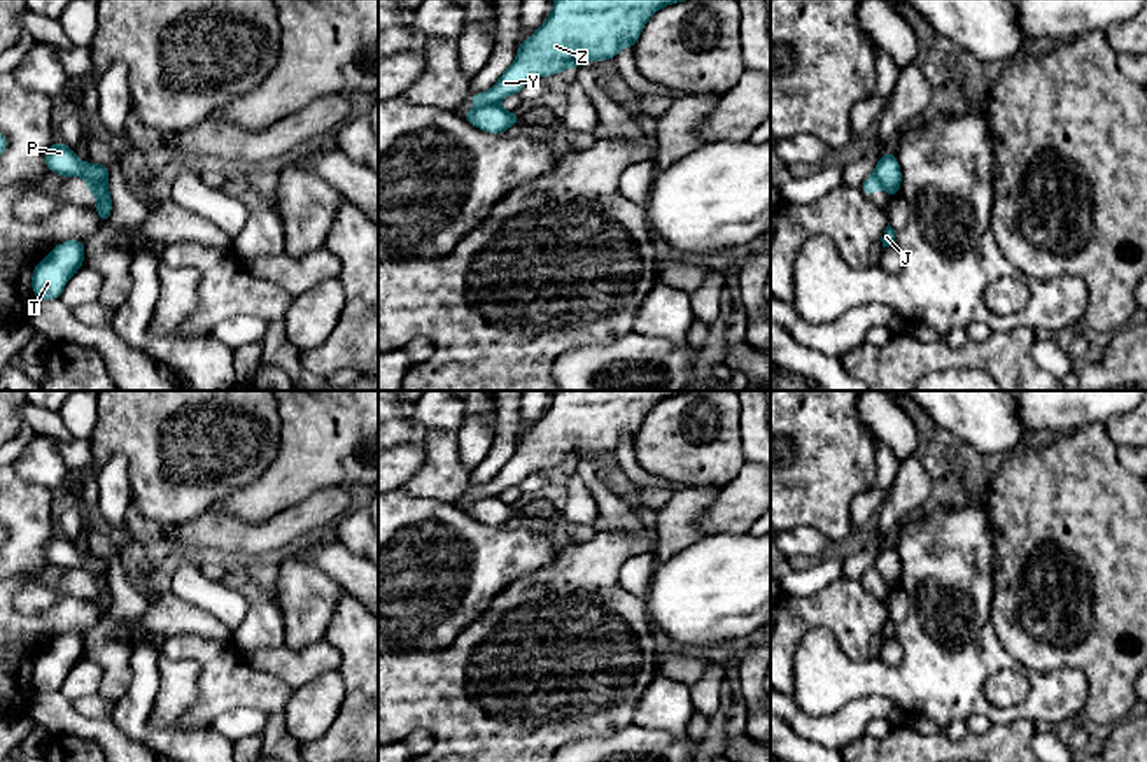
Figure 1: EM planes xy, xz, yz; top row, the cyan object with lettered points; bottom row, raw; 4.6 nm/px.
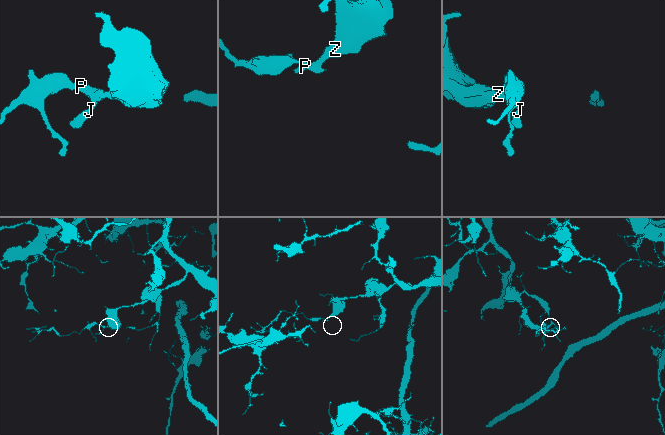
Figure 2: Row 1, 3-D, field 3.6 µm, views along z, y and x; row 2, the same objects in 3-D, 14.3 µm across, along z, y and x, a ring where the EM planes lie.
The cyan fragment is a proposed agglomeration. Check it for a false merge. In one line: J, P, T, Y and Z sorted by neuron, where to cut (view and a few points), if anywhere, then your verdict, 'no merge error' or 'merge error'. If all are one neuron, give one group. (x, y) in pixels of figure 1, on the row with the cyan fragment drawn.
J P T / Y Z | xy (86, 179), (98, 188), (100, 204) | merge error

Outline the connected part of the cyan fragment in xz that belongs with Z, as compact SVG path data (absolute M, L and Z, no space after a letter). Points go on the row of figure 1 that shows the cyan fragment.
M553 0L546 21L524 42L515 61L503 72L497 82L485 93L469 93L468 102L478 105L499 103L506 95L518 91L532 79L560 74L581 61L615 60L618 51L634 46L648 19L662 7L686 0Z

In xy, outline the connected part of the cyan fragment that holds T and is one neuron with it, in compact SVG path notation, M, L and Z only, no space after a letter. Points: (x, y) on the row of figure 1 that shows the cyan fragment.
M65 240L58 243L33 268L32 289L35 300L58 300L74 273L84 265L82 240Z

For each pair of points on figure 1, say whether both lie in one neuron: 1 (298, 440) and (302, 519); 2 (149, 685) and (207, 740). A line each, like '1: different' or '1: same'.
1: different
2: same

